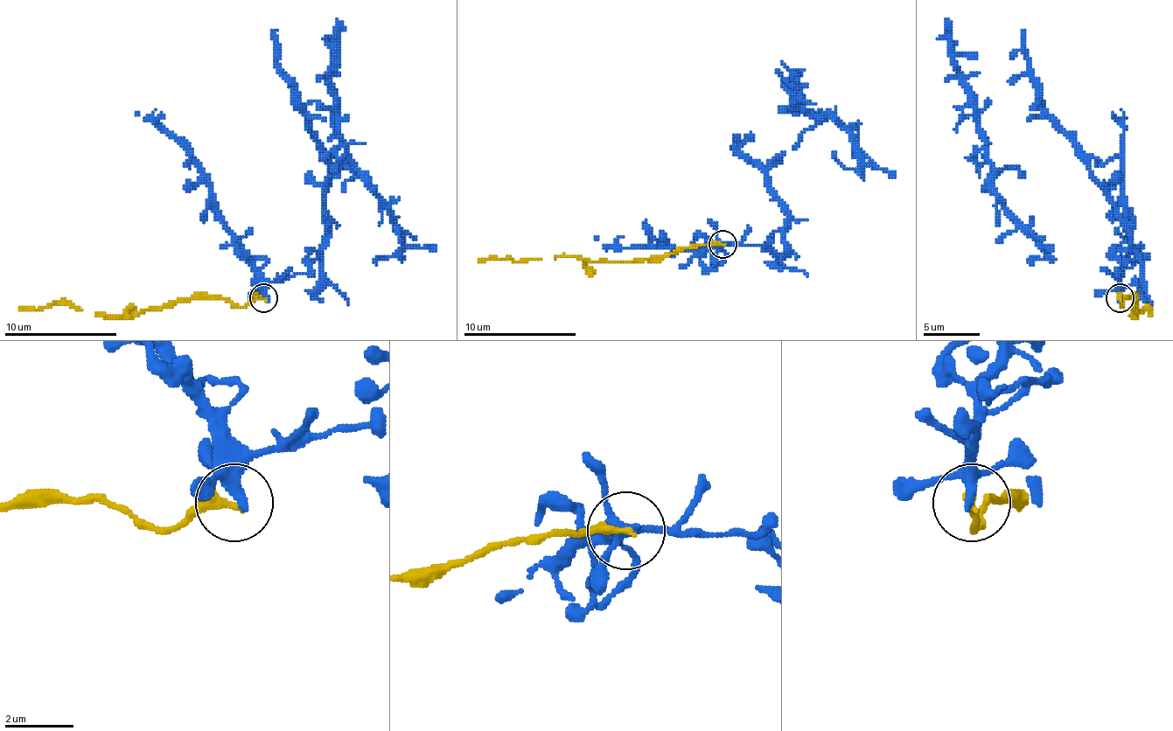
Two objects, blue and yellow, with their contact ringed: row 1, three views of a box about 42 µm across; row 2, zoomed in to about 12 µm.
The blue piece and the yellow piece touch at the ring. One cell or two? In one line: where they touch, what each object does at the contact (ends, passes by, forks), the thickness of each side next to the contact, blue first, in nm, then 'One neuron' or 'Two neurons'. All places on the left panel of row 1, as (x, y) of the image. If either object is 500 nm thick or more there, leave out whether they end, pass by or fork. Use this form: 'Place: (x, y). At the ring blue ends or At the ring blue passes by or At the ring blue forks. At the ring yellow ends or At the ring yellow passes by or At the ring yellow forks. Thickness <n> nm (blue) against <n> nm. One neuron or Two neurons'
Place: (263, 298). At the ring blue forks. At the ring yellow ends. Thickness 260 nm (blue) against 320 nm. Two neurons

